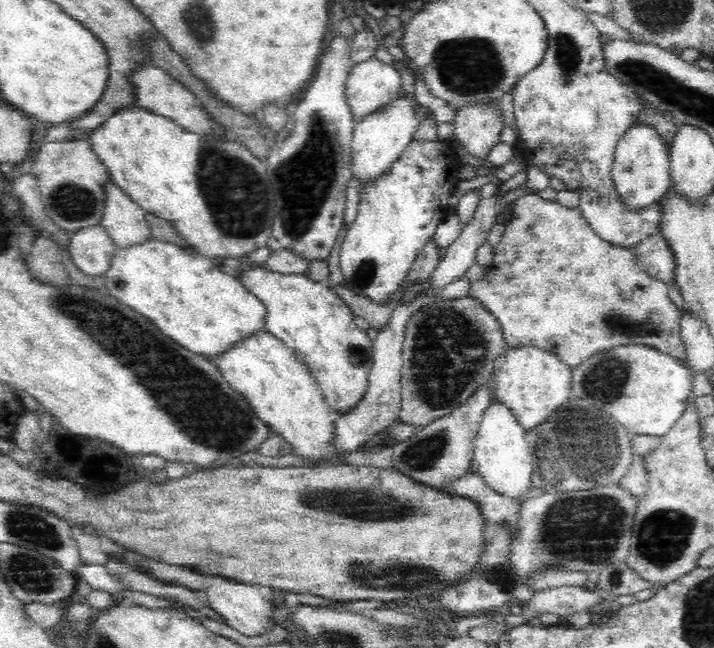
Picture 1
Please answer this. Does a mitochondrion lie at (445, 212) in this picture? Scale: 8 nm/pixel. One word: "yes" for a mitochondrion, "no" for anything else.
no

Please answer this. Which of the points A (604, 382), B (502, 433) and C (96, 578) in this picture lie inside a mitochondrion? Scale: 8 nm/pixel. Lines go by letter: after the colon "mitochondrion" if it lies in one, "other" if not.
A: mitochondrion
B: other
C: other

